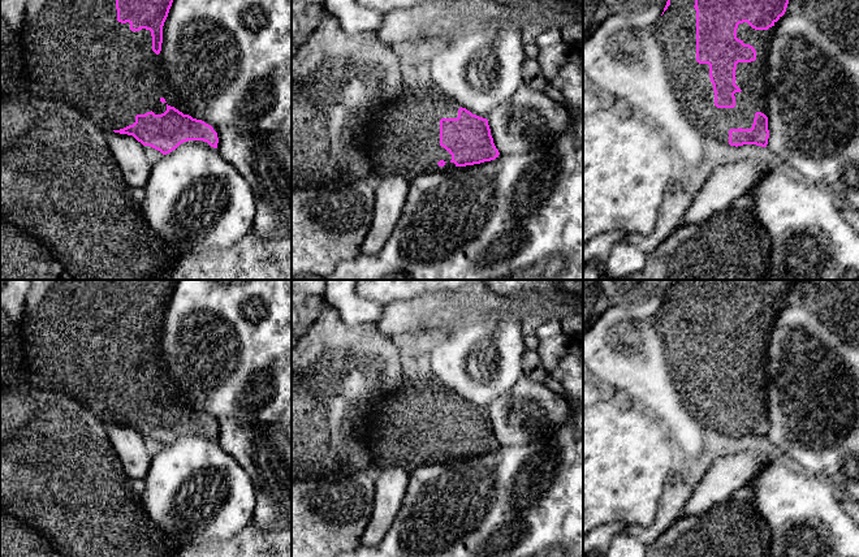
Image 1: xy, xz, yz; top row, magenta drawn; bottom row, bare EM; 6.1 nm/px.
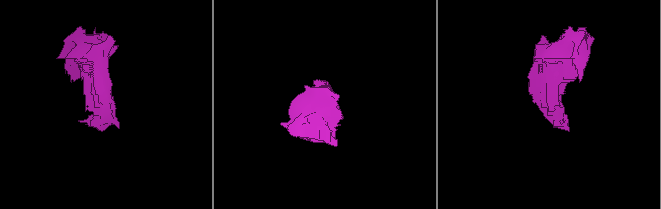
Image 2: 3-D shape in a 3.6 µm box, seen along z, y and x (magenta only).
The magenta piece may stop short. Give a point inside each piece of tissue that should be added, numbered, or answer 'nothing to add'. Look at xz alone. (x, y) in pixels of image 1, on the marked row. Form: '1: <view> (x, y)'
1: xz (405, 134)

